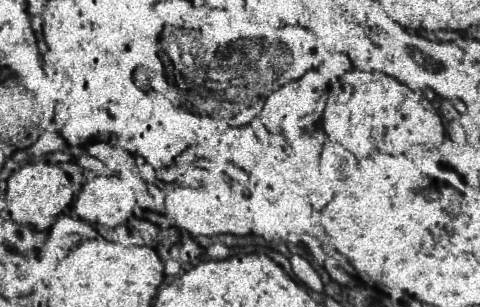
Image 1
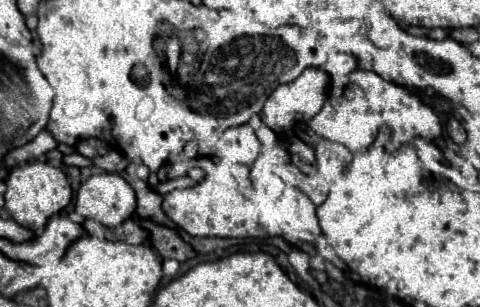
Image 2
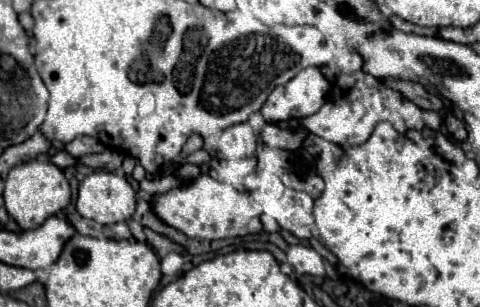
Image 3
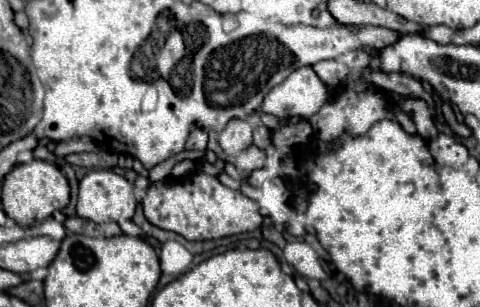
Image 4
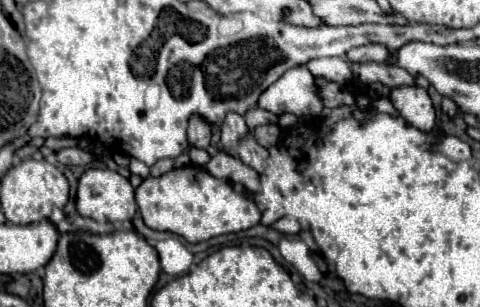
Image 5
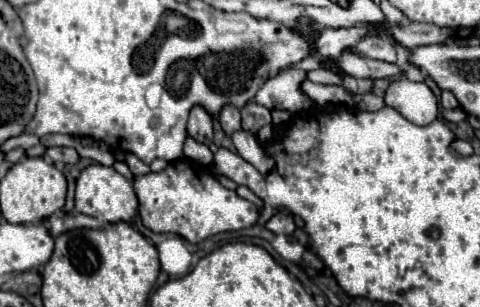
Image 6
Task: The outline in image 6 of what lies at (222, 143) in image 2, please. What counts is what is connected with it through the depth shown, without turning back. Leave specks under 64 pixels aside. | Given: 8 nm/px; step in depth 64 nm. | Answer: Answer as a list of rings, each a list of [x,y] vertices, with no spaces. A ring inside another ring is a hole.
[[[232,104],[224,106],[220,110],[220,114],[218,114],[218,122],[222,124],[224,132],[230,136],[234,130],[240,130],[240,110],[236,106],[232,106]]]

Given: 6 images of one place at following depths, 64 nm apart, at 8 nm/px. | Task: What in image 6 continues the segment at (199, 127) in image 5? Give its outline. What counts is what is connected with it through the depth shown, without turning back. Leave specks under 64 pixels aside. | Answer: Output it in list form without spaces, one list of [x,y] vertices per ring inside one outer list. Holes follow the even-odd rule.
[[[194,106],[190,110],[188,134],[194,140],[202,142],[202,144],[210,144],[212,142],[212,116],[202,106]]]

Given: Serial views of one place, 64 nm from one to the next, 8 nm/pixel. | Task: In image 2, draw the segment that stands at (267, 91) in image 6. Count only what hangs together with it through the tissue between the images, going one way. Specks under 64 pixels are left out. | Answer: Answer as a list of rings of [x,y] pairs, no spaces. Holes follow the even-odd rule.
[[[306,68],[294,82],[290,84],[280,84],[280,88],[276,88],[264,108],[262,108],[262,122],[266,126],[270,126],[272,130],[276,132],[284,132],[290,128],[290,124],[298,118],[298,116],[304,116],[304,122],[310,120],[316,112],[320,112],[320,108],[324,106],[324,100],[328,98],[328,88],[330,88],[330,76],[320,70],[320,68]]]

